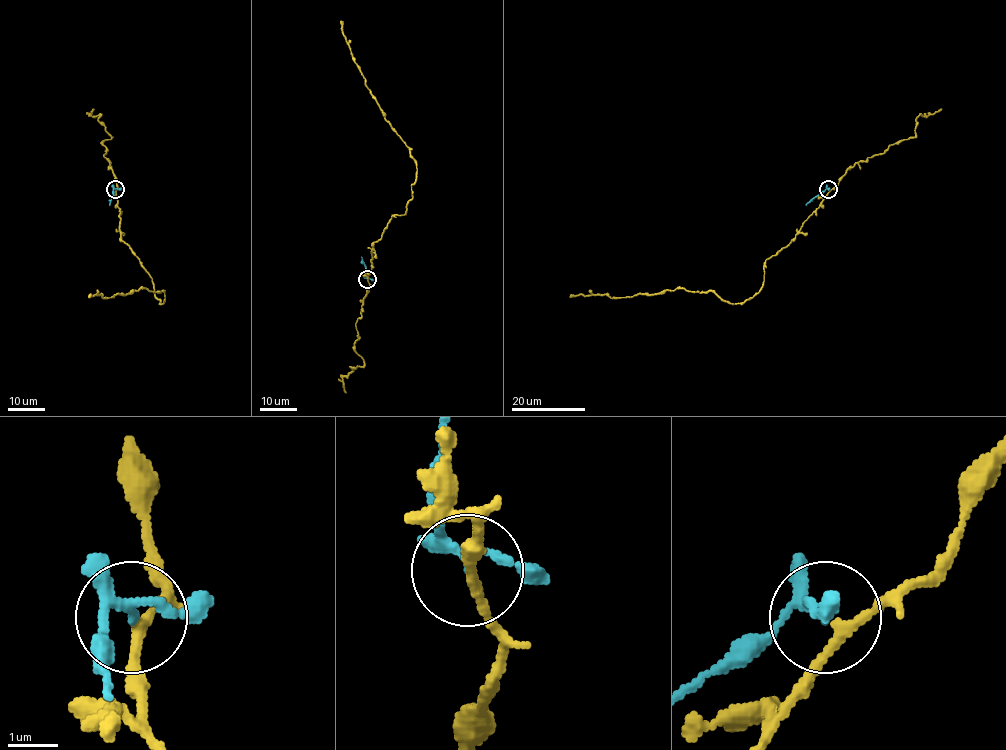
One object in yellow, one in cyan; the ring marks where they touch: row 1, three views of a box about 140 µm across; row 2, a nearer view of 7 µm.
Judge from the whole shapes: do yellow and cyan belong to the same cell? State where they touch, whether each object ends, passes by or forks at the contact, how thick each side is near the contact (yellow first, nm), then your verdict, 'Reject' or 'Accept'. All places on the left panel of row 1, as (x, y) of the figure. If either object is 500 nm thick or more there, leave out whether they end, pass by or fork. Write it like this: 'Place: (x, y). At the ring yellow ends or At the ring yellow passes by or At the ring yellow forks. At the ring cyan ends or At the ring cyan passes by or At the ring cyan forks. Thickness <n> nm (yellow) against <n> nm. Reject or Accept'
Place: (115, 189). At the ring yellow passes by. At the ring cyan forks. Thickness 190 nm (yellow) against 140 nm. Reject

